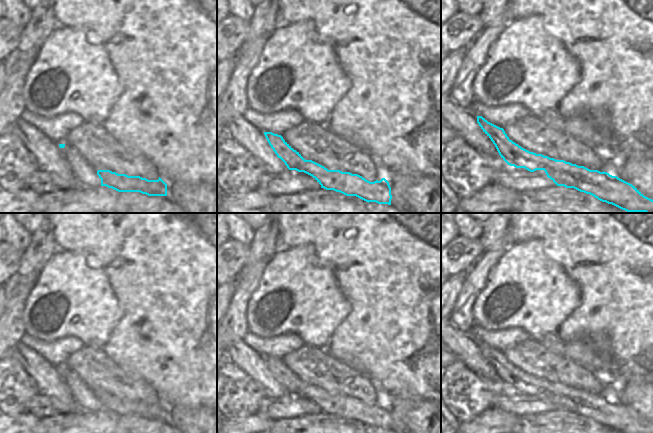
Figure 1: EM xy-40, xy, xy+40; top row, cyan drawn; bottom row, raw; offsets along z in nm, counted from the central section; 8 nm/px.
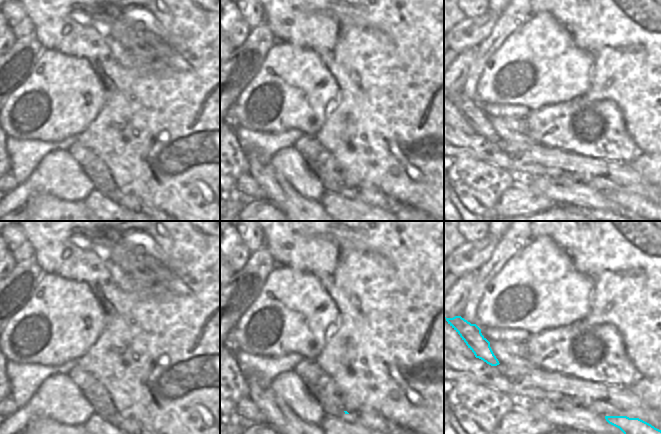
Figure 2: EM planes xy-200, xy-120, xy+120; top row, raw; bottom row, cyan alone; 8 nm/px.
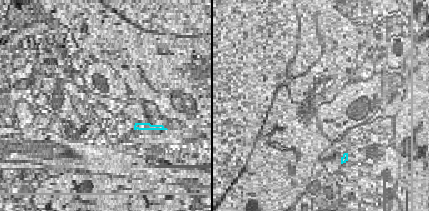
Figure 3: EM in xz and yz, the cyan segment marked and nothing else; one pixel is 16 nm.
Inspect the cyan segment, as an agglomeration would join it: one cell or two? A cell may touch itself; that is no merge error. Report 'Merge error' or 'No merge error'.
No merge error

